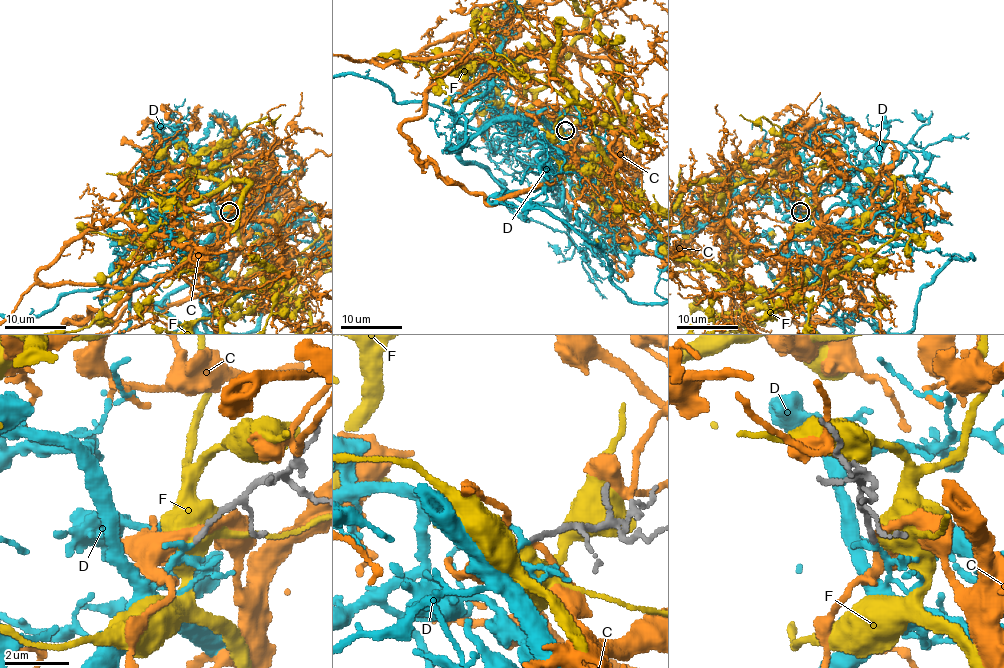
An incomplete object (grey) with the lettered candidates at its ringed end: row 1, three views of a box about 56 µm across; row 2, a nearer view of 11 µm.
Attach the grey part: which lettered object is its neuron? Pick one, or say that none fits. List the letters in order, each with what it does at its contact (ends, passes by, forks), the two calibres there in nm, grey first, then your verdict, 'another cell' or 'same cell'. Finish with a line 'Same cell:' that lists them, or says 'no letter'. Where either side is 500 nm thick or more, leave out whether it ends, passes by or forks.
C: it passes by; calibres 160 and 240 nm; another cell
D: it passes by; calibres 150 and 160 nm; same cell
F: calibres 150 and 750 nm; another cell
Same cell: D

